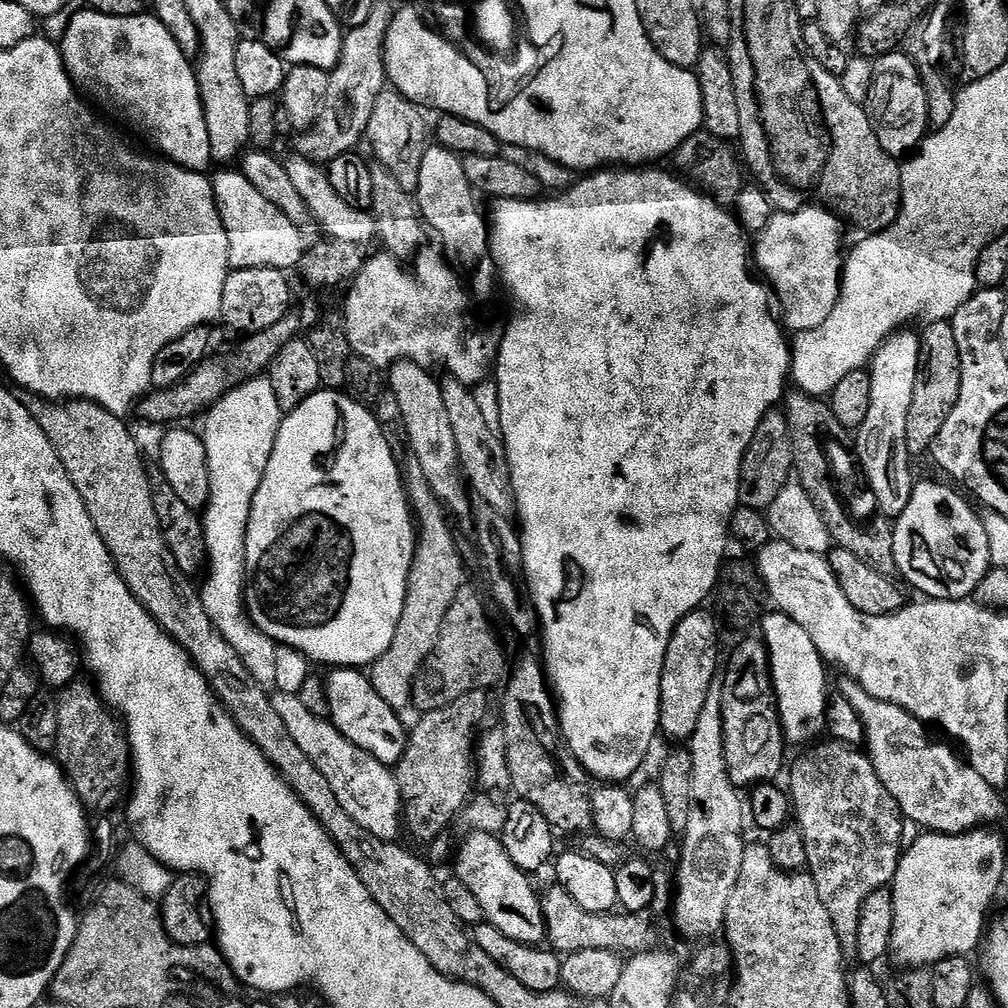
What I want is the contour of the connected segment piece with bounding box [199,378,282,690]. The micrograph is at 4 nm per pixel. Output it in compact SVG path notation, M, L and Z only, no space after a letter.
M253 378L233 388L208 409L203 417L204 432L202 431L210 470L210 498L208 507L202 512L208 551L208 581L204 588L202 584L199 589L200 601L202 606L206 606L206 614L210 614L222 638L230 642L234 654L238 654L238 658L242 660L242 666L246 666L252 677L268 690L275 689L275 684L280 680L282 648L266 634L262 634L262 630L255 628L251 615L246 614L244 551L248 541L250 506L266 474L281 419L278 394L274 394L271 379Z

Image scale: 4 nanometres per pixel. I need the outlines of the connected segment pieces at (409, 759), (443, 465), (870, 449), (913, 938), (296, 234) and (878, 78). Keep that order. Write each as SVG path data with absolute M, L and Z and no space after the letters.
M481 690L462 694L442 710L423 713L408 732L408 745L394 766L400 791L402 824L416 840L431 842L449 830L448 823L459 817L473 795L474 749L480 723L488 716L488 696Z
M400 360L387 369L386 384L390 395L398 398L402 419L406 422L406 434L410 434L408 444L414 450L414 454L418 454L418 463L422 466L426 478L430 478L430 490L438 494L449 513L467 513L470 508L470 492L460 470L458 446L454 442L450 417L446 415L446 406L442 402L441 381L432 376L435 375L432 375L429 369L409 360Z
M912 330L892 333L873 356L870 365L870 410L866 413L866 422L862 422L862 426L855 429L854 432L854 436L856 436L854 455L858 461L859 471L866 481L866 487L873 492L874 498L877 499L879 515L884 518L900 516L906 510L906 506L910 506L914 487L911 460L913 457L910 455L906 442L906 418L910 418L910 406L914 402L914 386L918 382L920 336L908 331Z
M973 830L962 836L943 836L925 831L912 845L903 849L896 877L890 889L894 904L891 955L905 969L927 969L952 957L967 957L982 944L986 932L984 919L992 908L992 899L1004 880L1004 840L996 830Z
M220 170L217 176L211 177L214 198L218 206L218 214L222 218L222 226L226 230L226 242L228 243L228 266L232 270L246 270L247 268L283 268L292 270L299 265L306 251L304 244L304 232L274 202L270 202L258 190L254 190L252 183L244 176L243 171L228 172L232 170Z
M897 50L875 57L871 65L872 84L866 101L882 150L897 158L915 153L930 132L924 80L920 77L917 61L902 53Z

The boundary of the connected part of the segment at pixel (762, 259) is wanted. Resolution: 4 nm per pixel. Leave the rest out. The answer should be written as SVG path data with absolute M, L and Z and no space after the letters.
M809 206L807 208L800 208L797 212L776 212L769 220L769 224L765 226L755 237L754 240L754 264L758 269L760 267L759 275L761 277L766 276L765 281L775 298L777 307L780 311L780 320L783 327L791 333L805 332L806 330L819 329L823 322L826 322L827 318L830 318L830 314L833 313L834 306L837 305L837 300L840 297L840 286L843 281L844 275L844 262L846 259L846 247L844 248L844 228L841 217L837 216L835 212L823 207L823 206Z

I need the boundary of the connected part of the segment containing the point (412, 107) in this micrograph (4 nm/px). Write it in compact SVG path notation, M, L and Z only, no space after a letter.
M388 88L378 96L366 133L367 143L370 142L377 163L385 167L398 180L403 190L411 194L417 193L422 158L428 146L421 115L423 113L417 105L405 99L395 89Z

